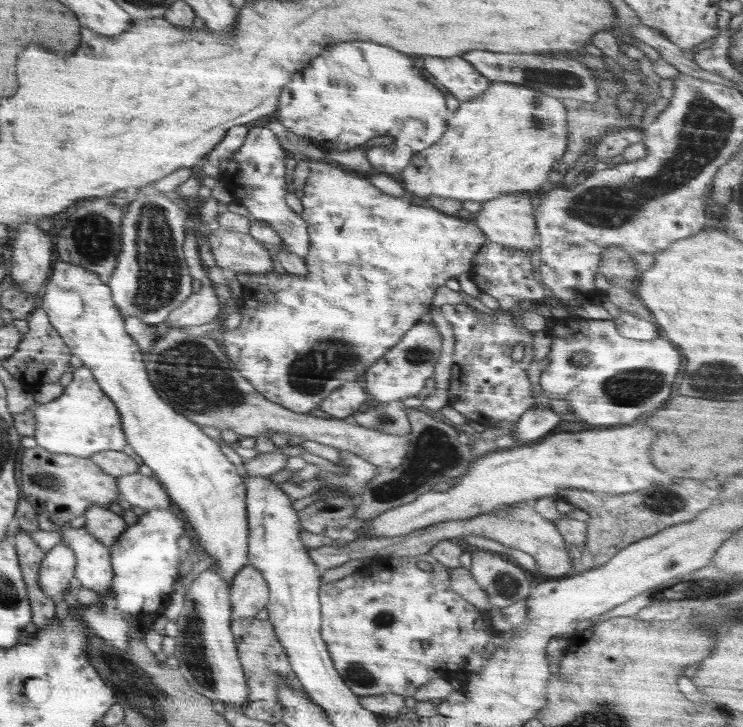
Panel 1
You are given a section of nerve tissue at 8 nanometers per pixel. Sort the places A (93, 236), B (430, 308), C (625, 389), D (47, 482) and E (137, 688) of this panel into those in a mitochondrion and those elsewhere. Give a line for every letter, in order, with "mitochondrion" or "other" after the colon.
A: mitochondrion
B: other
C: mitochondrion
D: mitochondrion
E: mitochondrion

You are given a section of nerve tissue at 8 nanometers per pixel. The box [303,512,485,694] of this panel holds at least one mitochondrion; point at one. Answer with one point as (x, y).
(356, 674)

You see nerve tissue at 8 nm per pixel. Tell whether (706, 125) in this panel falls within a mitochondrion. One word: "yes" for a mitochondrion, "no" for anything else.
yes

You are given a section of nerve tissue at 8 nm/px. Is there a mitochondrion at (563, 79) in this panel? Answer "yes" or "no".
yes

